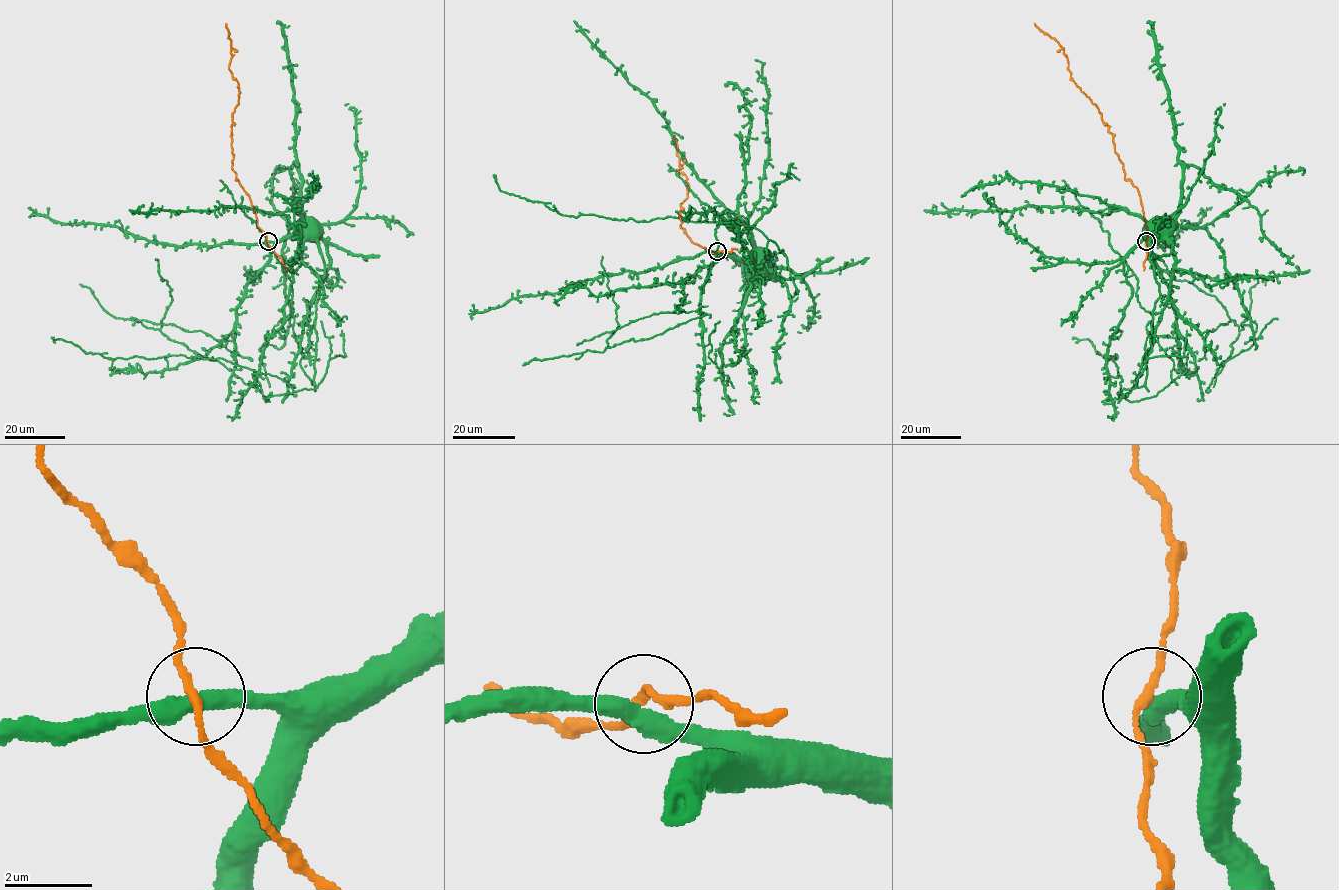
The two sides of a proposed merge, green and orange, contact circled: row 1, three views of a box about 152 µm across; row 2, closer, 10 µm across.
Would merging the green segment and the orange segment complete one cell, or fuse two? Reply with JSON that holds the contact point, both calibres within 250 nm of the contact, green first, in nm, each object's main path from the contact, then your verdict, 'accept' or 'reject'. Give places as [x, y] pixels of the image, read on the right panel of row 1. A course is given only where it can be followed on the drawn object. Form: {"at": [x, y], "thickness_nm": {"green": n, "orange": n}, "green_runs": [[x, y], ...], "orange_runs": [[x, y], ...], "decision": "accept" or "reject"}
{"at": [1146, 241], "thickness_nm": {"green": 440, "orange": 160}, "green_runs": [[1146, 241], [1154, 235], [1159, 298], [1146, 383], [1121, 391], [1118, 356], [1072, 337]], "orange_runs": [[1146, 241], [1139, 191], [1124, 179], [1109, 126], [1072, 80], [1063, 49], [1035, 23]], "decision": "accept"}

